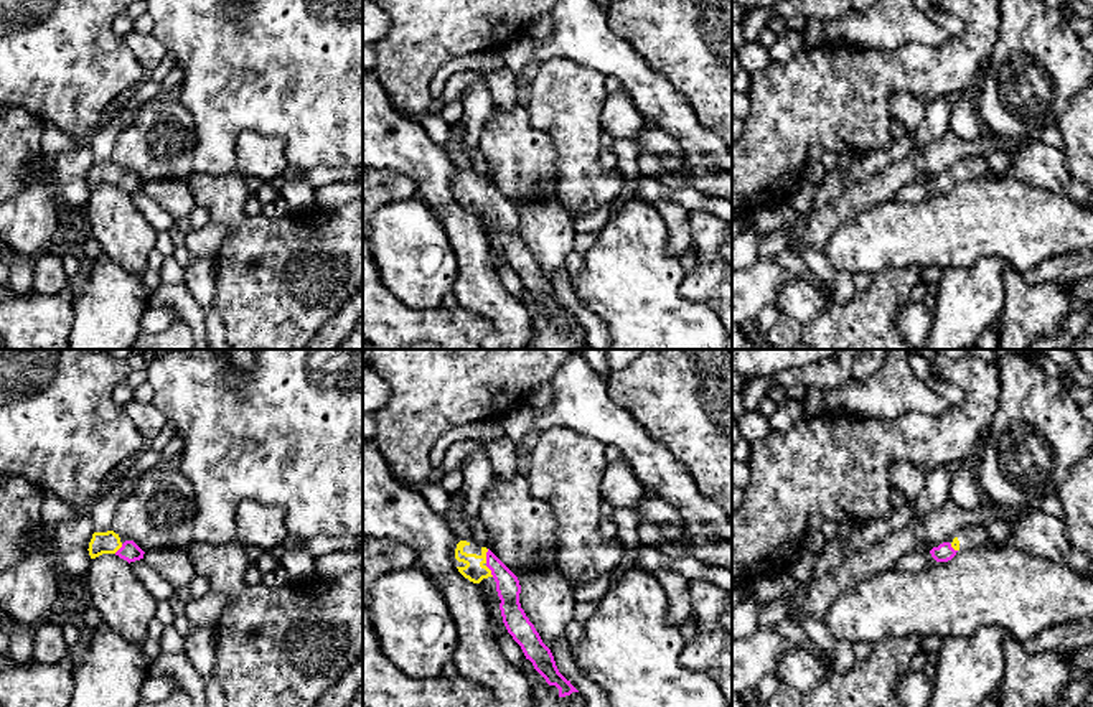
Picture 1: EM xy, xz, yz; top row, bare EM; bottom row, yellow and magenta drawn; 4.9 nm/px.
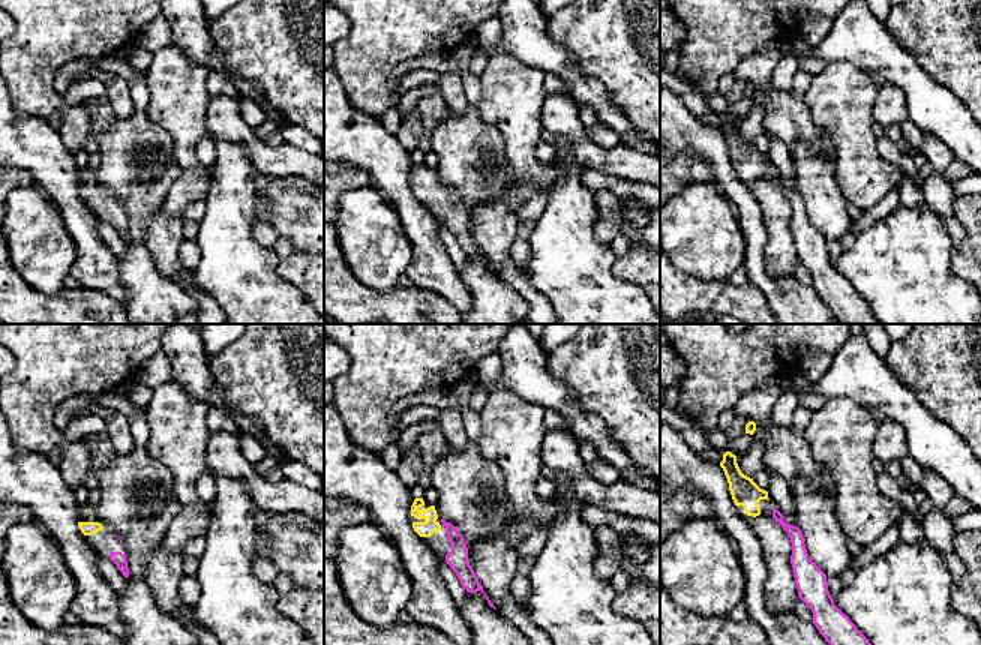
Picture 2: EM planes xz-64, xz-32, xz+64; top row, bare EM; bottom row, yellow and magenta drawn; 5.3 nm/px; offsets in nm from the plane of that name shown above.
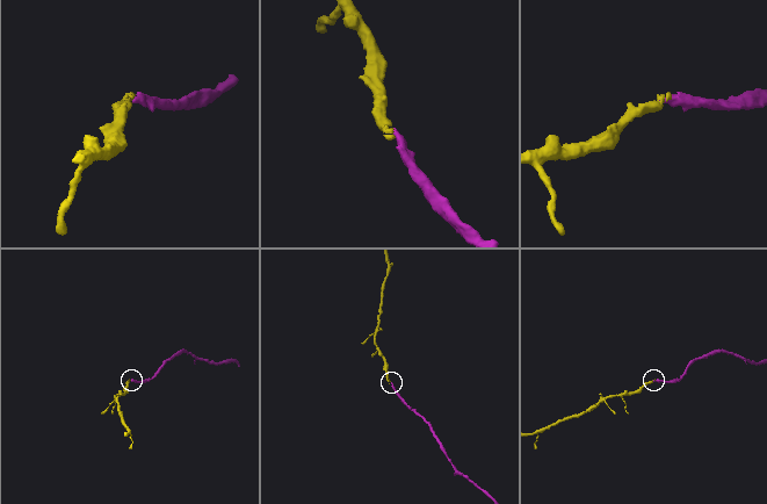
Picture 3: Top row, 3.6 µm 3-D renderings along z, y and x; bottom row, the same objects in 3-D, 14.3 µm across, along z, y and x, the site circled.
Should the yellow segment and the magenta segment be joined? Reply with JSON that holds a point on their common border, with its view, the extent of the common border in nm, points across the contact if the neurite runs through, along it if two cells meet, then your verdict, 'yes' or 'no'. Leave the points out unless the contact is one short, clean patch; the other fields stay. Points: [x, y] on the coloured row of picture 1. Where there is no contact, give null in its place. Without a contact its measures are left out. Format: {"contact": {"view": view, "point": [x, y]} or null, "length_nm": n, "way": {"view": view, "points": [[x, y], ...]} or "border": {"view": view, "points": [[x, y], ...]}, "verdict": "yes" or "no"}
{"contact": {"view": "xz", "point": [485, 556]}, "length_nm": 70, "way": {"view": "xz", "points": [[473, 571], [485, 556], [503, 575], [508, 587]]}, "verdict": "yes"}

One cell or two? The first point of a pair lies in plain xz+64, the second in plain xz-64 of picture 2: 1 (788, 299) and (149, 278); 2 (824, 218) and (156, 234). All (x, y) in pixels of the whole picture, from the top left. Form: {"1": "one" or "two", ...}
{"1": "two", "2": "one"}

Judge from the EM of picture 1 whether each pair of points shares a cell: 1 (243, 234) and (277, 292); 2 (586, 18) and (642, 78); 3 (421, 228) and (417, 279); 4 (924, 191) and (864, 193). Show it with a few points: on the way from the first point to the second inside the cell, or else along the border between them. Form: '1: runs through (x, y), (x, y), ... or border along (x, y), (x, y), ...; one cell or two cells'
1: runs through (256, 249), (262, 264), (274, 277); one cell
2: runs through (594, 33), (627, 66); one cell
3: runs through (421, 241), (424, 249), (421, 266); one cell
4: border along (928, 180), (909, 183), (895, 198); two cells

